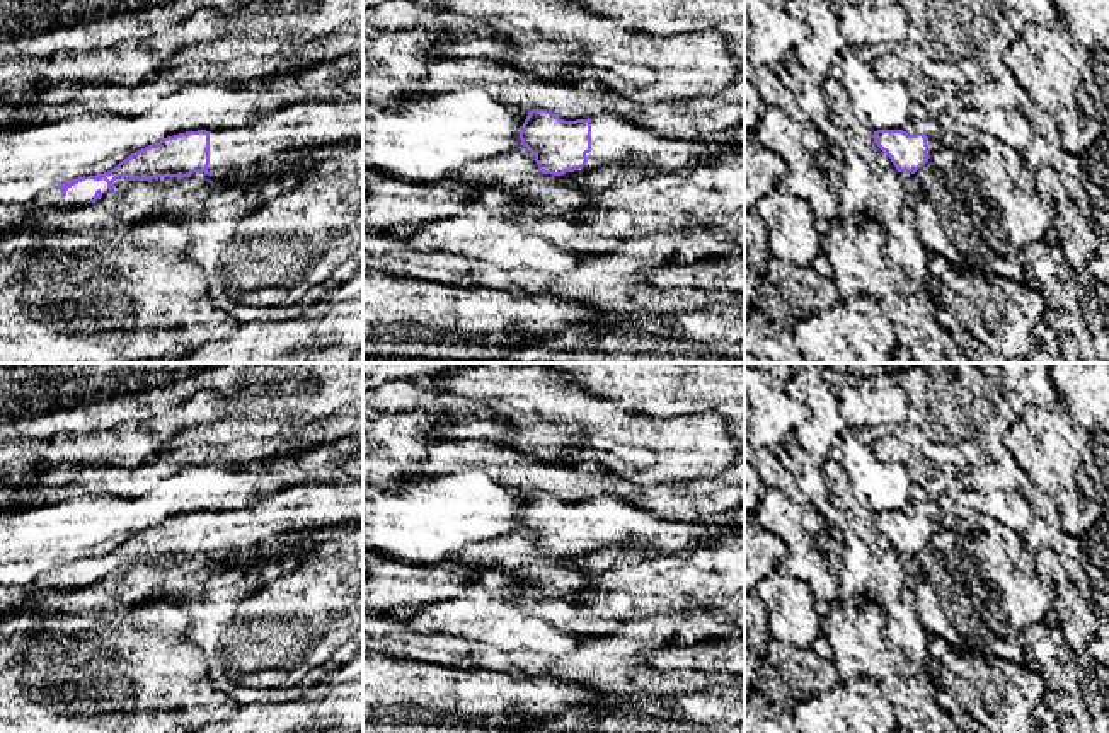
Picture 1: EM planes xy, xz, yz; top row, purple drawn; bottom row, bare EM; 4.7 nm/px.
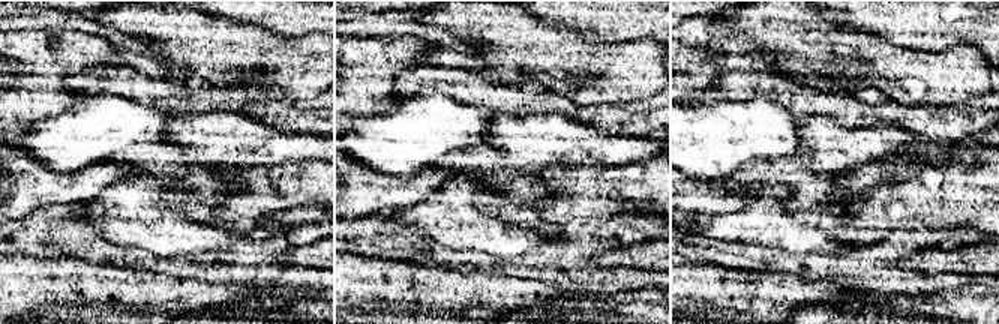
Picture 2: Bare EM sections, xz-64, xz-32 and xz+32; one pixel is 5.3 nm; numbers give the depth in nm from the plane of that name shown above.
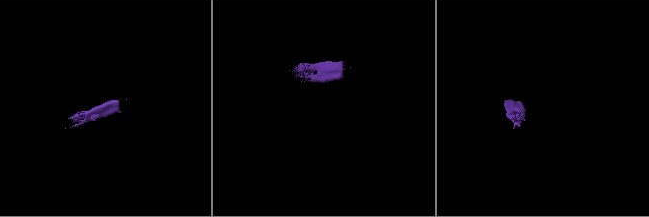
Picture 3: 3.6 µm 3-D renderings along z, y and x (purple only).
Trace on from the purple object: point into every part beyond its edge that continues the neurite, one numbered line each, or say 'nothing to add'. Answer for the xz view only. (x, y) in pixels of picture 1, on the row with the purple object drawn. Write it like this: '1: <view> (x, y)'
1: xz (614, 140)

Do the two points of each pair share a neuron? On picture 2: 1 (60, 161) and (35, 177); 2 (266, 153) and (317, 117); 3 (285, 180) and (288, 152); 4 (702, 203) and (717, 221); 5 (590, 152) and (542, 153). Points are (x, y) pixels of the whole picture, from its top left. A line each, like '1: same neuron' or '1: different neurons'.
1: different neurons
2: different neurons
3: different neurons
4: different neurons
5: same neuron

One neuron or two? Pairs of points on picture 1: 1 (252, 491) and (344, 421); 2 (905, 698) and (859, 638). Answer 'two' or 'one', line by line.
1: two
2: one

